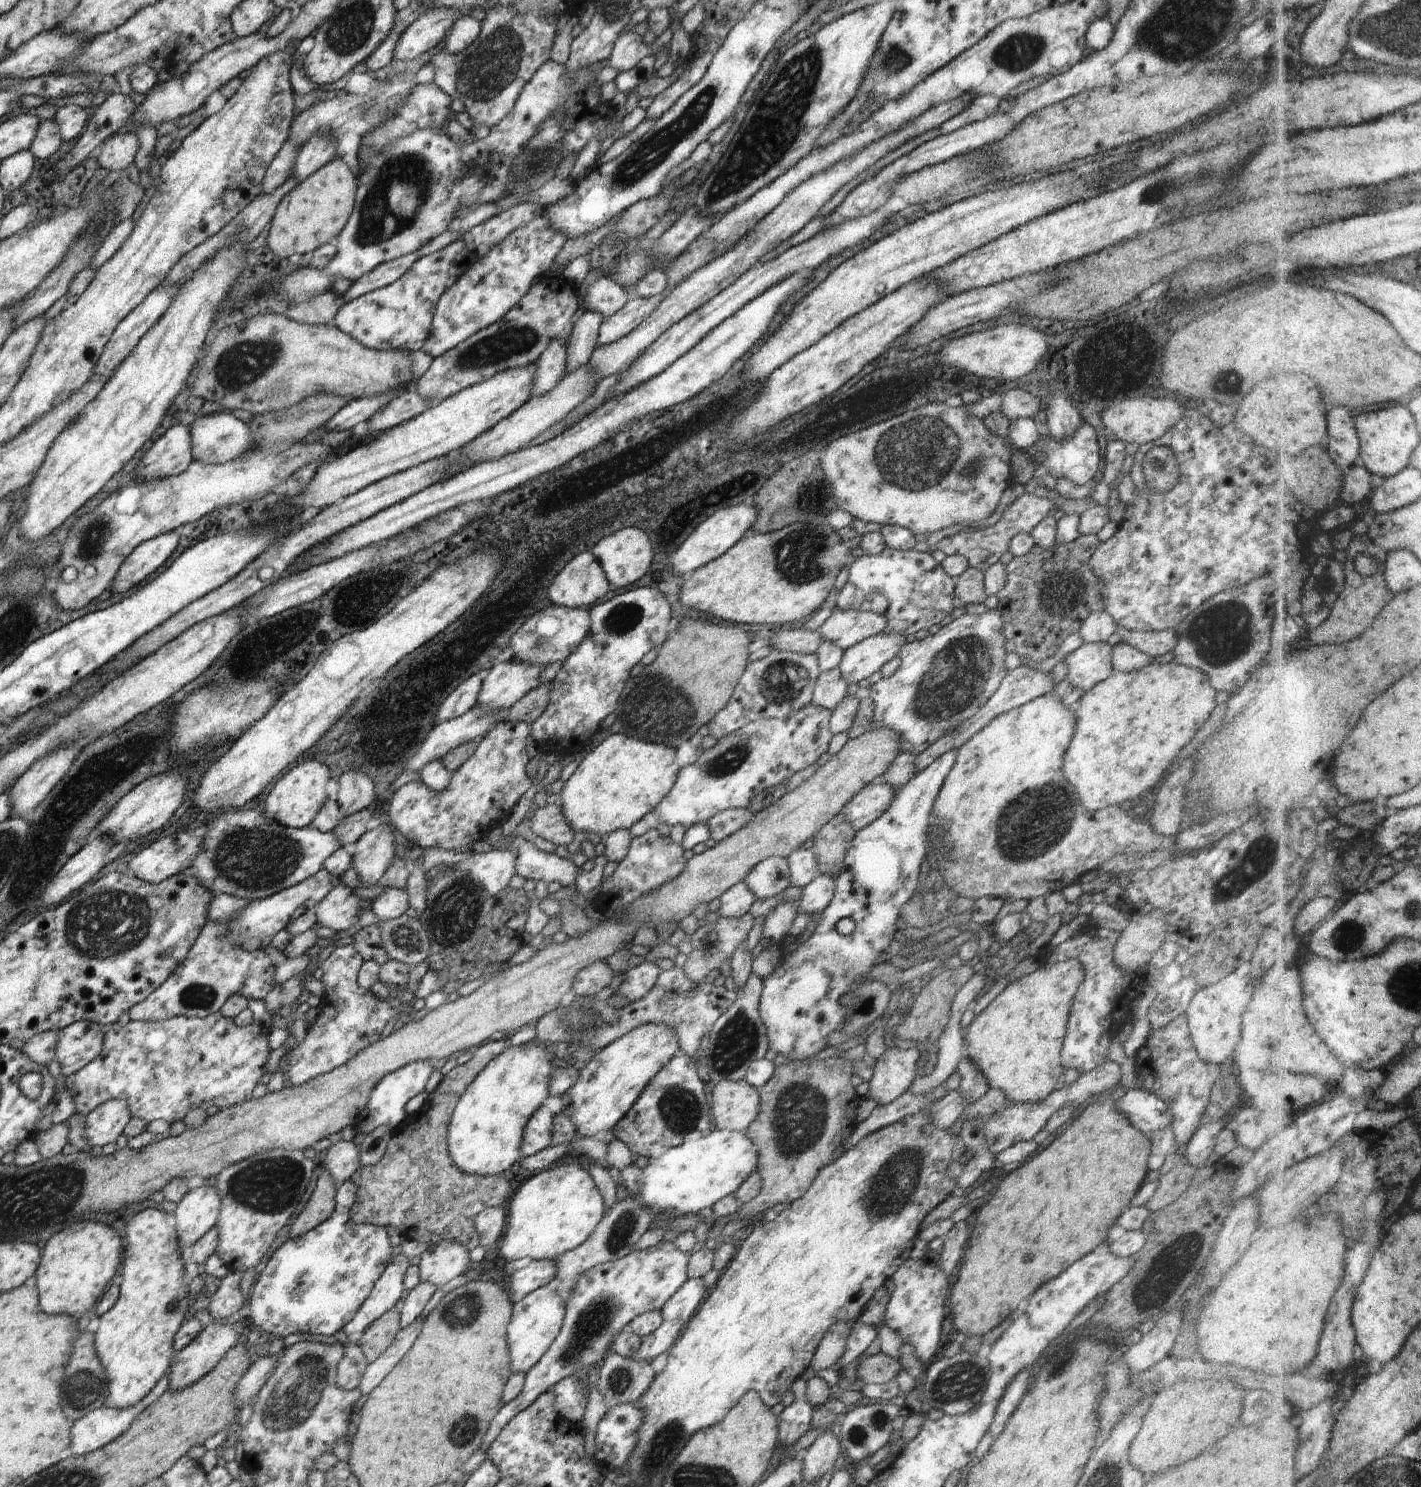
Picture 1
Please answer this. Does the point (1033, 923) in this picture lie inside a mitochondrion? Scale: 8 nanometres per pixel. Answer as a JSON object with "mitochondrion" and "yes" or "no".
{"mitochondrion":"no"}

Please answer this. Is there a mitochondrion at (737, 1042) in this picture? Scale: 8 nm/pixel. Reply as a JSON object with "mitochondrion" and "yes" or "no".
{"mitochondrion":"yes"}

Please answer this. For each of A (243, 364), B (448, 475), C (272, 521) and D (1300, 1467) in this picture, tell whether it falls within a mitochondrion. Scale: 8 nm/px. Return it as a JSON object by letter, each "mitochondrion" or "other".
{"A":"mitochondrion","B":"other","C":"other","D":"other"}

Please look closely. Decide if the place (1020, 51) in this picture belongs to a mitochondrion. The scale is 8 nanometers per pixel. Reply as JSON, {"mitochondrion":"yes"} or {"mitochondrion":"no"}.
{"mitochondrion":"yes"}

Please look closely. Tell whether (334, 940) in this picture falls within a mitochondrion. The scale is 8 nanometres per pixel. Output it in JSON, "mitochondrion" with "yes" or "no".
{"mitochondrion":"no"}

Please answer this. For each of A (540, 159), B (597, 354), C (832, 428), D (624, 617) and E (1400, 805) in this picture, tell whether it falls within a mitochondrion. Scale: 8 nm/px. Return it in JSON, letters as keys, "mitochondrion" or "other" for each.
{"A":"mitochondrion","B":"other","C":"other","D":"mitochondrion","E":"other"}

